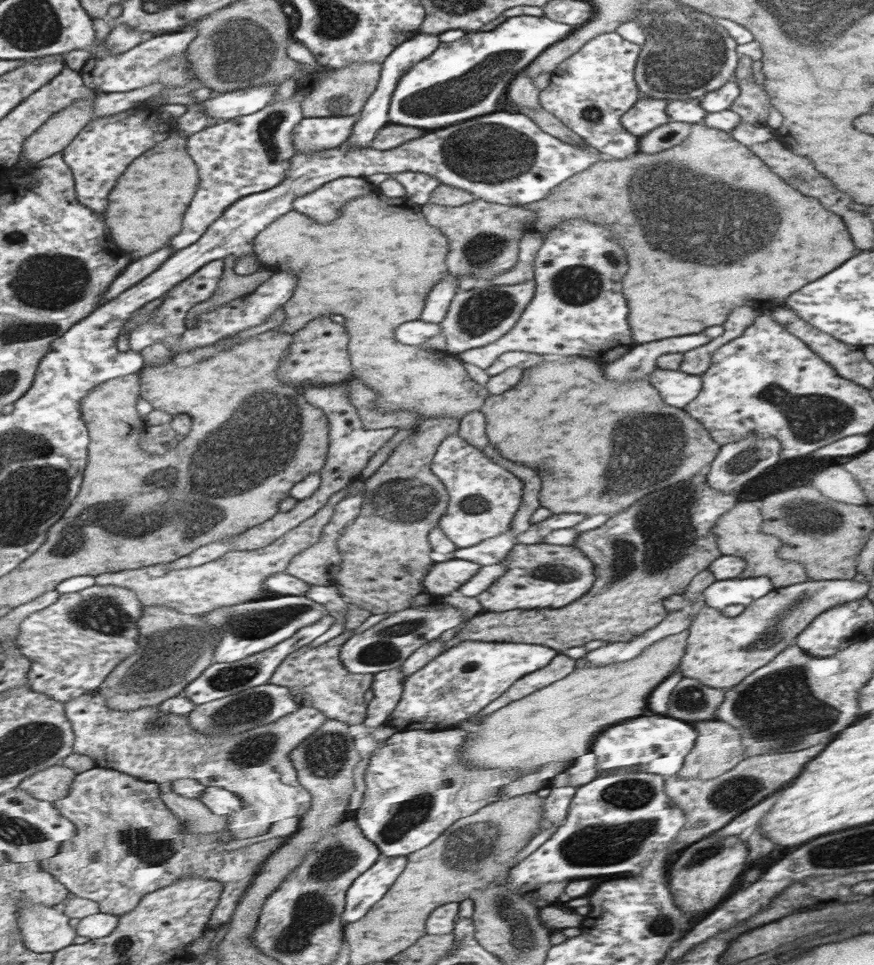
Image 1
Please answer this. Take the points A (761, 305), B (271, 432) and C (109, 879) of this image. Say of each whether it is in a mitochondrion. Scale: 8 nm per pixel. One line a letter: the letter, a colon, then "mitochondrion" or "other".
A: other
B: mitochondrion
C: other

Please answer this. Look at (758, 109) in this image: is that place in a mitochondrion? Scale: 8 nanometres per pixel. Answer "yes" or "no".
no

